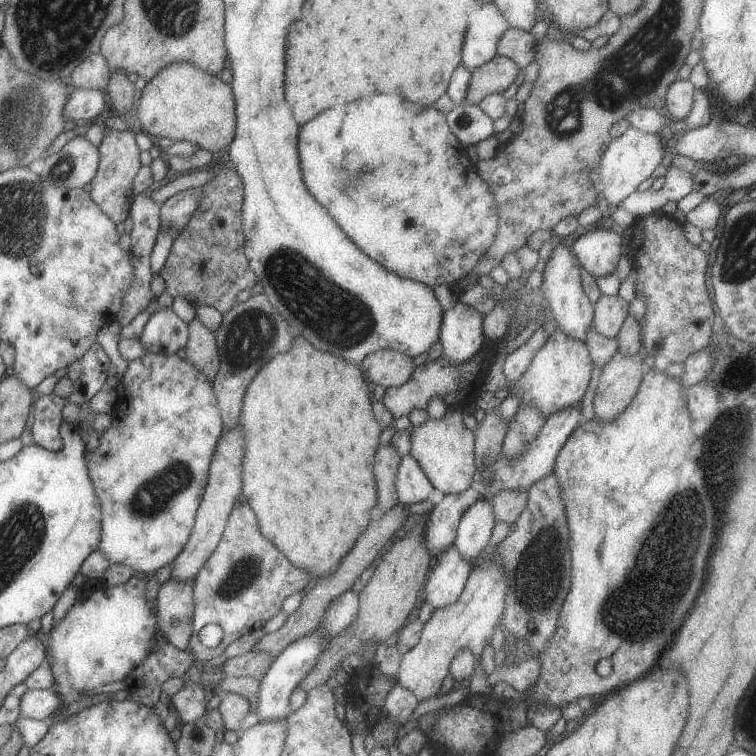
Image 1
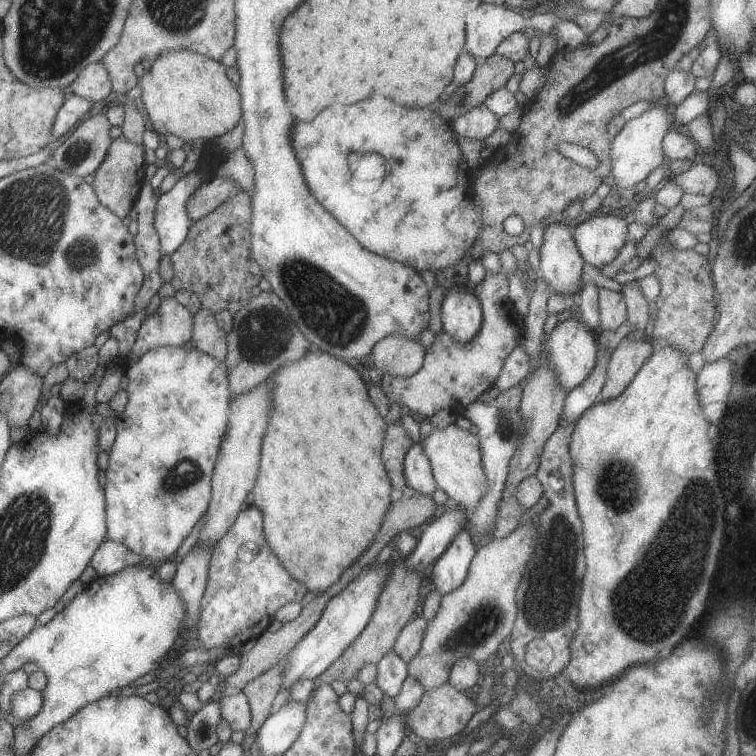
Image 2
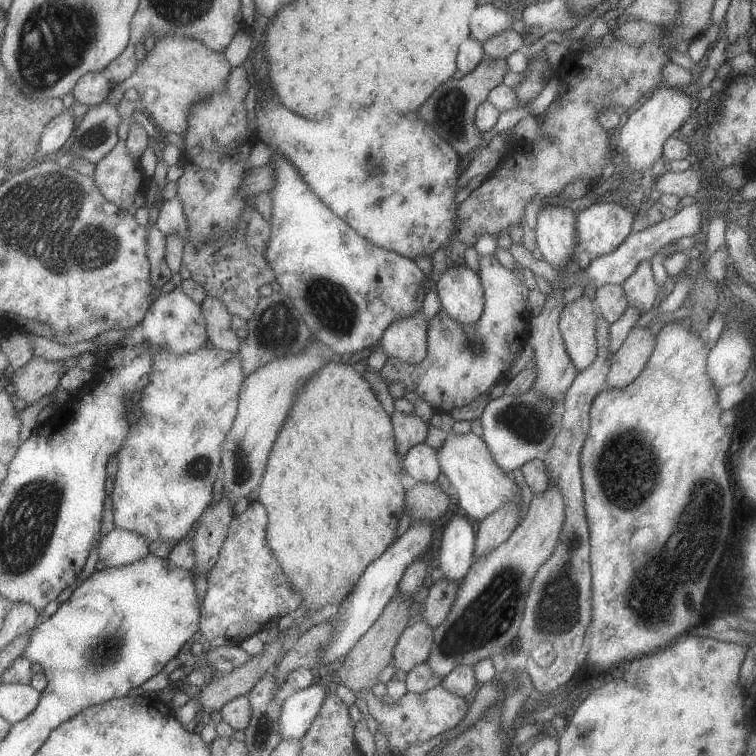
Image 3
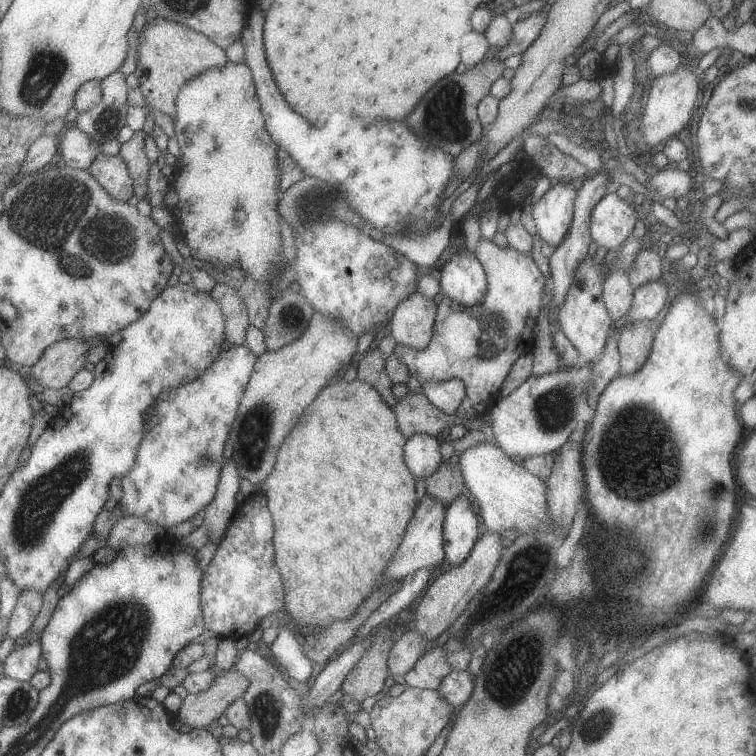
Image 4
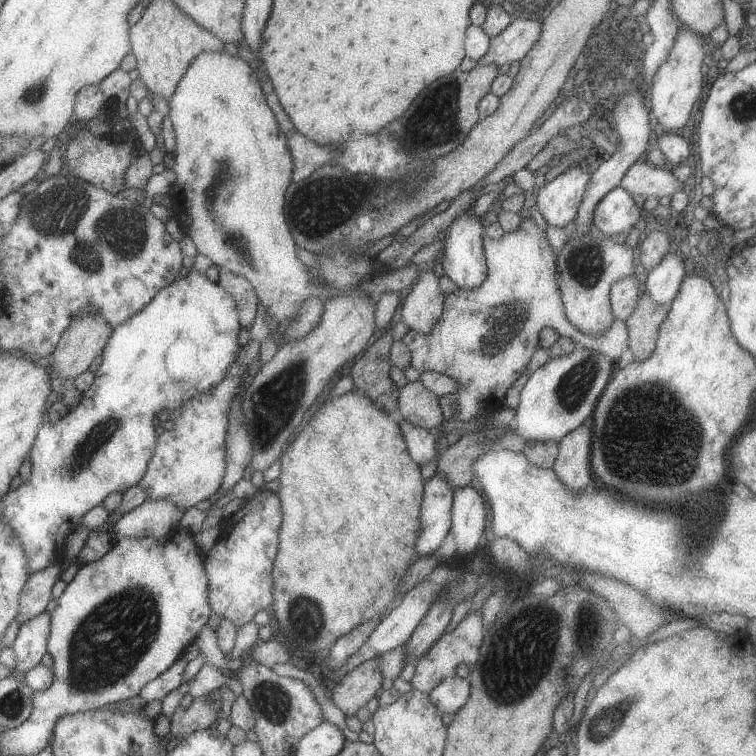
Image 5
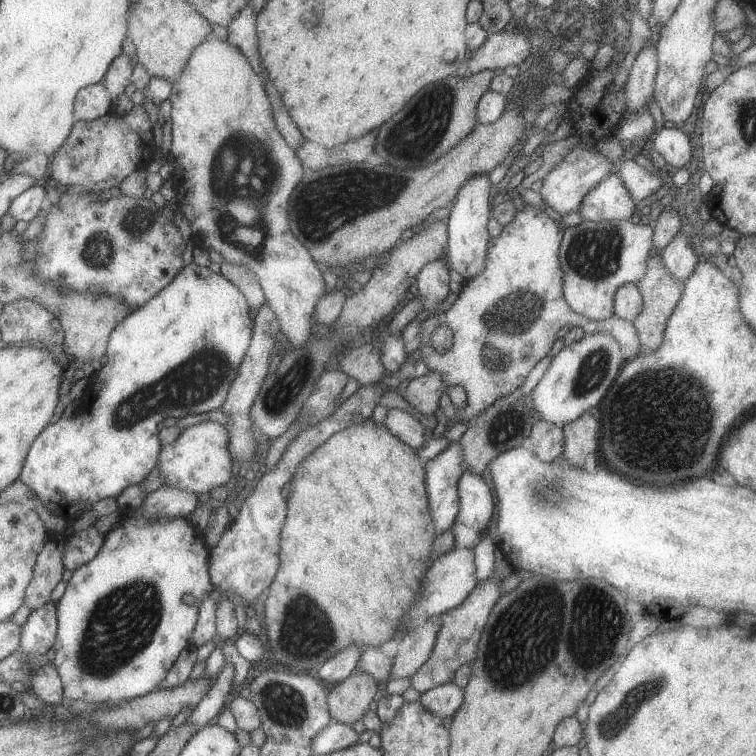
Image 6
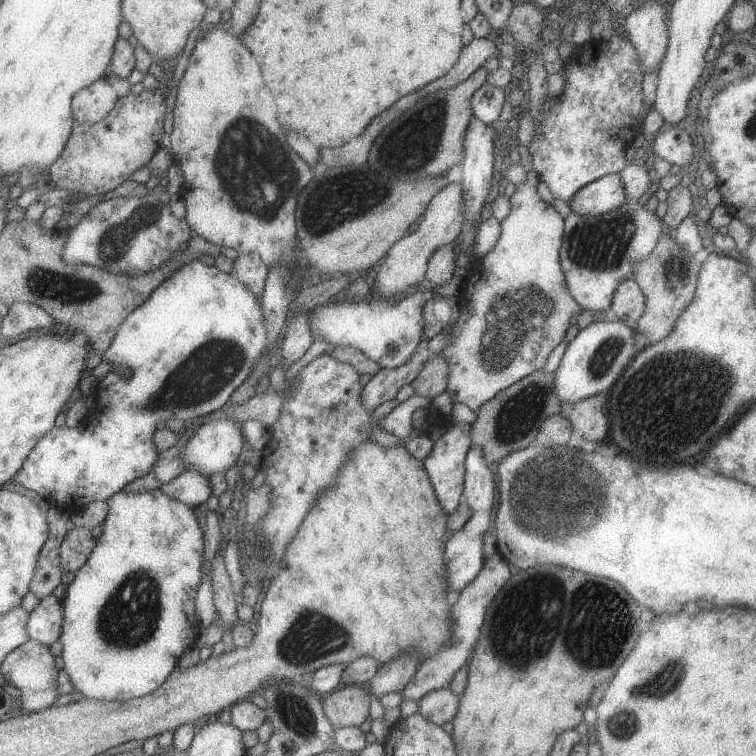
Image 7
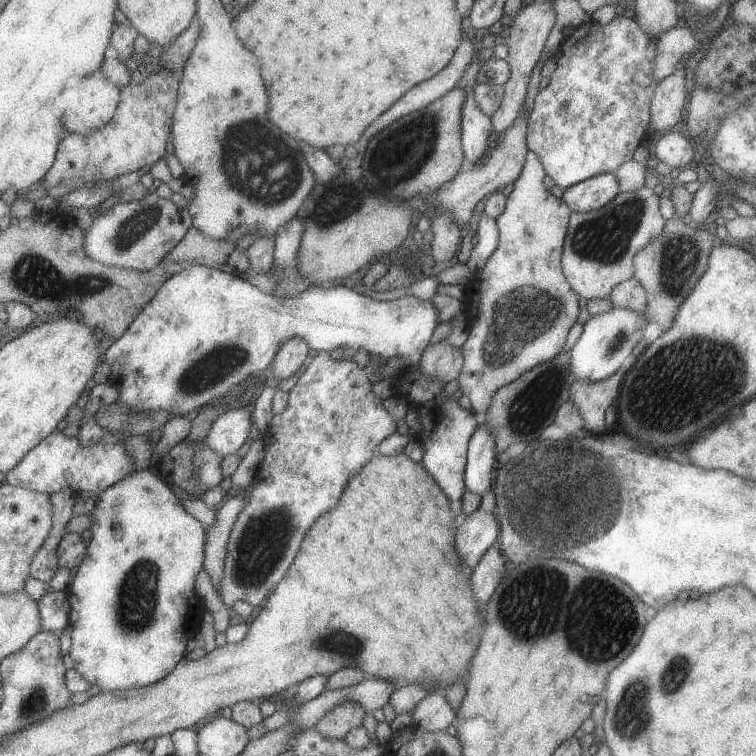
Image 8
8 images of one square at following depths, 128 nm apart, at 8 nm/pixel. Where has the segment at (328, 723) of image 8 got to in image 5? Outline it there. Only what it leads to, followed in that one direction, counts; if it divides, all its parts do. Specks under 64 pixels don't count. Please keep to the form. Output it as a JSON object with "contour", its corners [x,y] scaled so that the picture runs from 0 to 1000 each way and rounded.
{"contour":[[[495,869],[468,882],[466,889],[455,892],[437,913],[442,930],[458,943],[458,948],[471,947],[472,939],[497,921],[505,902],[508,897],[500,884],[500,872]]]}

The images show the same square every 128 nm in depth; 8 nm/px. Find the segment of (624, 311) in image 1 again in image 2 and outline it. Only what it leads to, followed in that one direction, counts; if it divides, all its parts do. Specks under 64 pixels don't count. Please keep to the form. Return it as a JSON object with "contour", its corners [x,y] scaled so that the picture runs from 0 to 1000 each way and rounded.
{"contour":[[[791,381],[794,431],[799,437],[817,437],[829,425],[829,405],[825,390],[819,385]]]}

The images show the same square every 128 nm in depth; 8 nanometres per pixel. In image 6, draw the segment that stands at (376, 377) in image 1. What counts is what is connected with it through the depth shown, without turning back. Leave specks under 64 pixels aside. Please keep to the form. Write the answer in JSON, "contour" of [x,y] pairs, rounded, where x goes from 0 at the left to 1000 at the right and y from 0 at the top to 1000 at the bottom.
{"contour":[[[587,340],[569,345],[553,360],[546,385],[556,392],[558,407],[563,413],[582,407],[595,389],[595,352]]]}

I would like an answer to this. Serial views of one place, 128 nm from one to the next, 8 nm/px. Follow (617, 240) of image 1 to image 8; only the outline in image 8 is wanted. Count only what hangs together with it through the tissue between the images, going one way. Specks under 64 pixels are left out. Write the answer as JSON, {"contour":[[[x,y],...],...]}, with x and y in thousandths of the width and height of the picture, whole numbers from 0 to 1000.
{"contour":[[[794,229],[746,251],[743,263],[759,280],[778,280],[802,272],[821,254],[813,229]]]}

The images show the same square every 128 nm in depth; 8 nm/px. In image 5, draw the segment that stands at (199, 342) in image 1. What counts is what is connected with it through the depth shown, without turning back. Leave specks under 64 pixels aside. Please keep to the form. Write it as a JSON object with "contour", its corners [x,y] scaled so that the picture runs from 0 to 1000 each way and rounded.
{"contour":[[[291,354],[287,373],[296,384],[304,386],[307,397],[312,397],[312,407],[315,407],[320,435],[331,437],[336,429],[343,401],[336,378],[331,376],[327,368],[323,368],[320,364],[315,365],[308,360],[302,360],[296,354]]]}

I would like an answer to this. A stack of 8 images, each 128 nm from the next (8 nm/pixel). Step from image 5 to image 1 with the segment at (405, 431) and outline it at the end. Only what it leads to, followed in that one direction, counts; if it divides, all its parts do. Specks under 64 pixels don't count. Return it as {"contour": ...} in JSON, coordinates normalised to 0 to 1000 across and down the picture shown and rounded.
{"contour":[[[542,599],[530,606],[521,643],[524,643],[528,664],[537,669],[563,661],[574,648],[563,624]]]}

